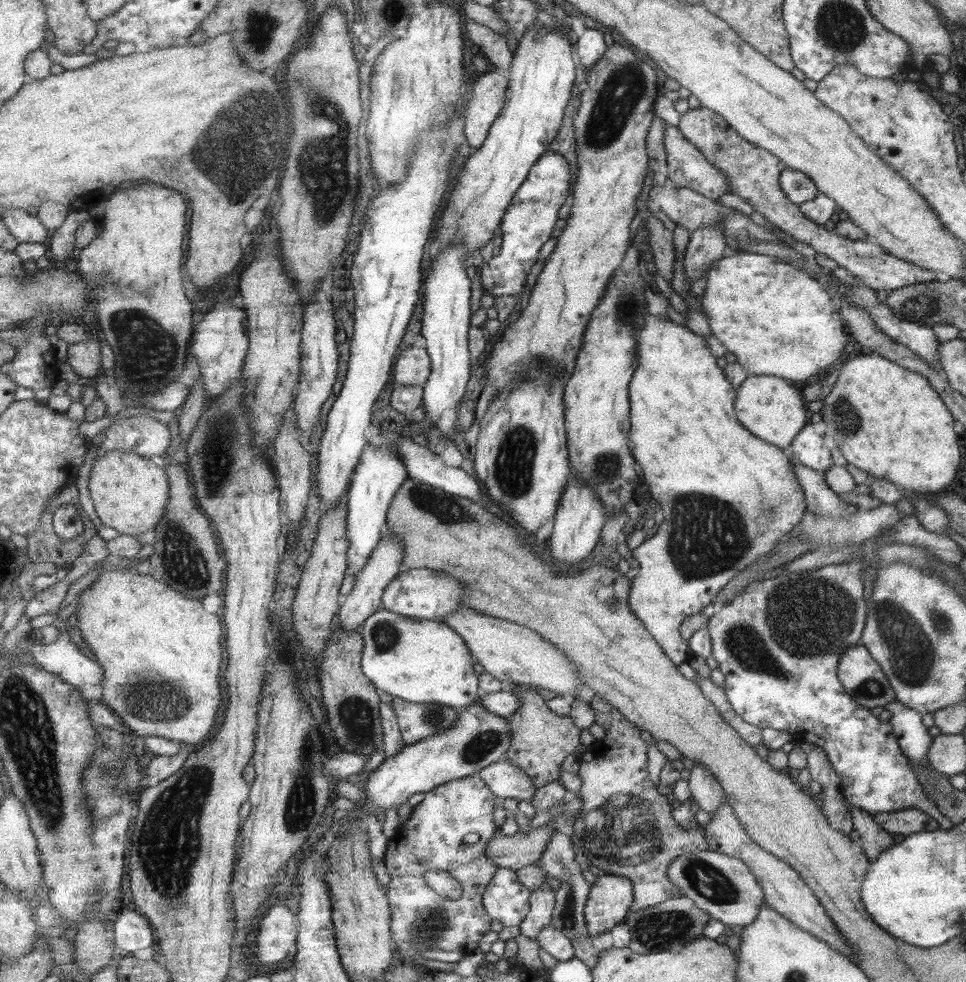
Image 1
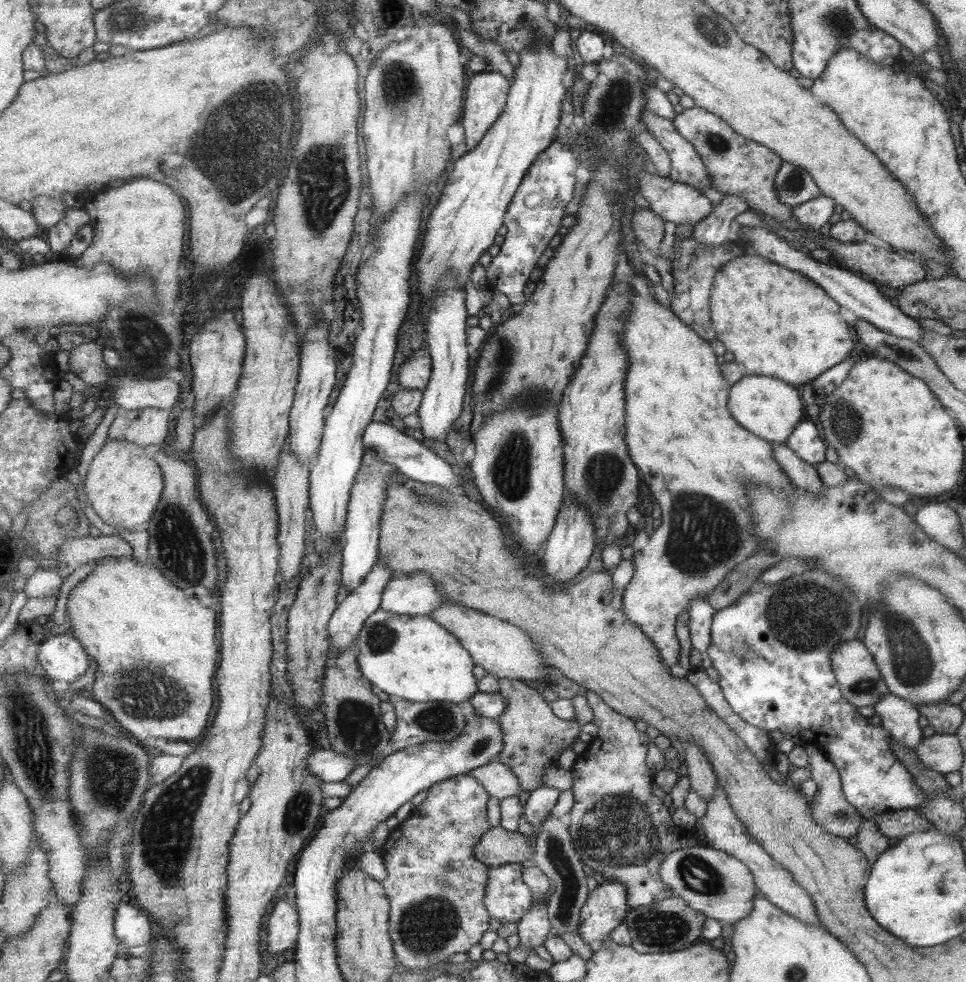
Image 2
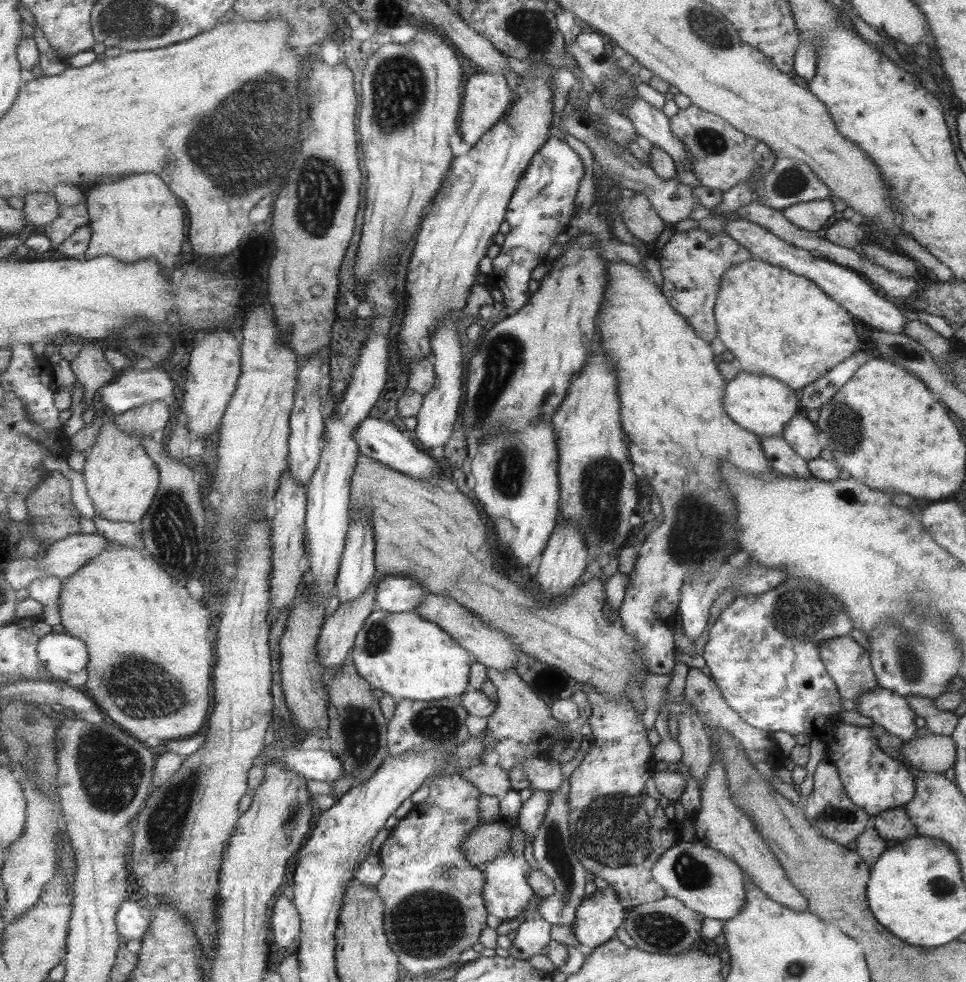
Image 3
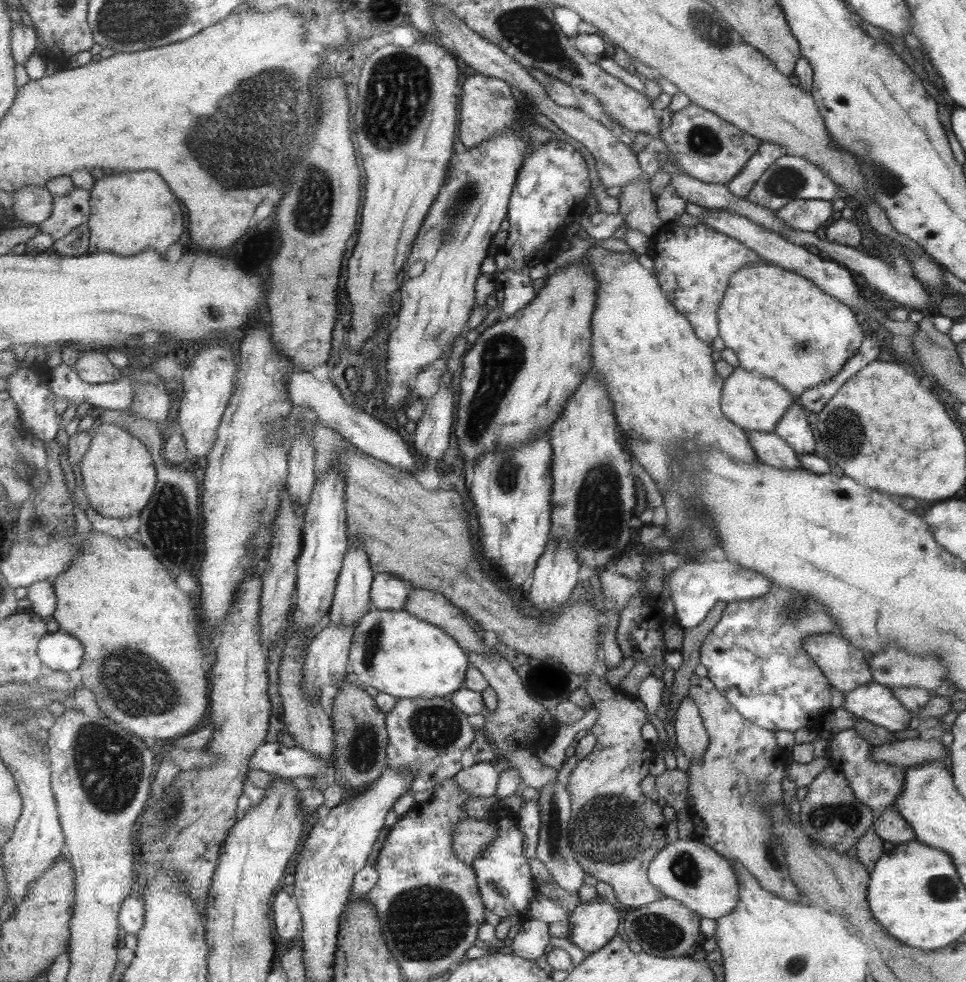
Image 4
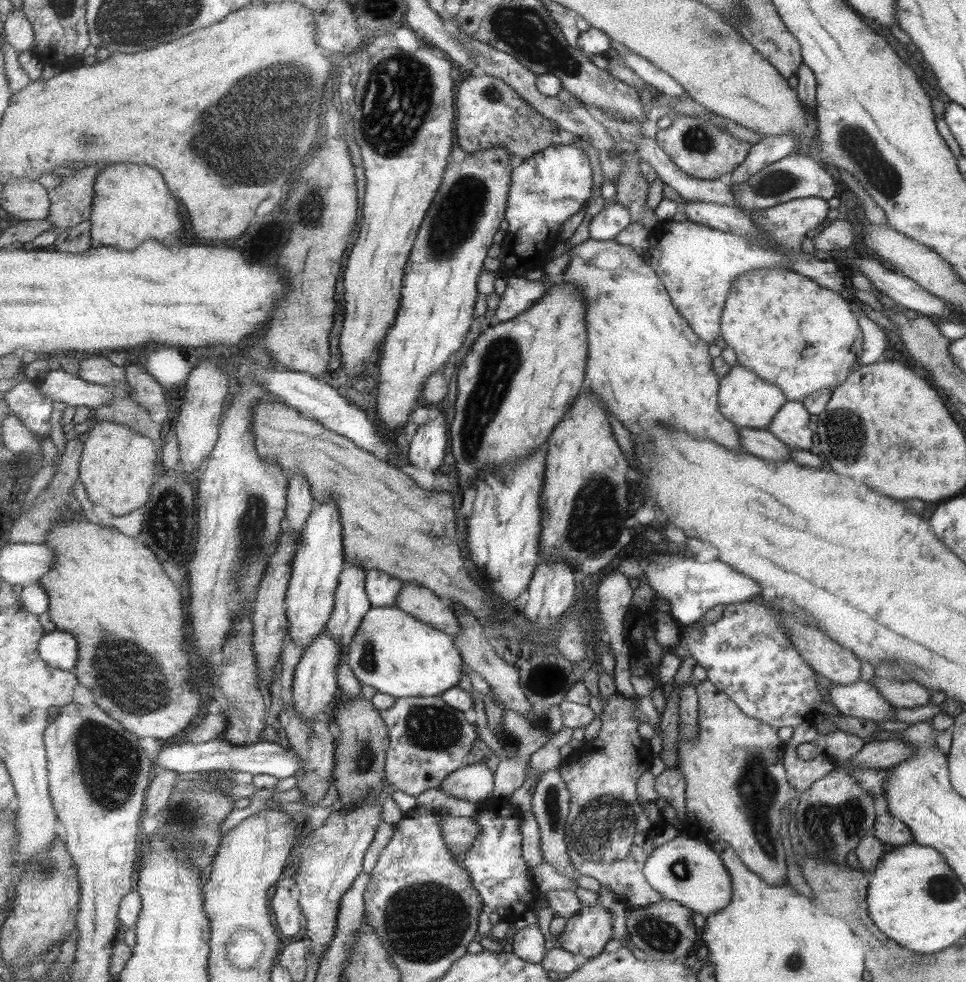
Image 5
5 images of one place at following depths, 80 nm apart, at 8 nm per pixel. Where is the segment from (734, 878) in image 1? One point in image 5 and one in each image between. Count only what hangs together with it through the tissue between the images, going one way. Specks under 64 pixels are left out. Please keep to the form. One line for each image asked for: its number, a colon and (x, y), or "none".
2: (711, 882)
3: (705, 881)
4: (689, 871)
5: (688, 870)

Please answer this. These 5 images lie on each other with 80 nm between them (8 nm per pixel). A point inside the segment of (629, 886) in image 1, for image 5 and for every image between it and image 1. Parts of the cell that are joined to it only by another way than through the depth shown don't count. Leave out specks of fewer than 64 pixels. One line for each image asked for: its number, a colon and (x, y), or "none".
2: (607, 907)
3: (598, 919)
4: (594, 924)
5: (588, 933)

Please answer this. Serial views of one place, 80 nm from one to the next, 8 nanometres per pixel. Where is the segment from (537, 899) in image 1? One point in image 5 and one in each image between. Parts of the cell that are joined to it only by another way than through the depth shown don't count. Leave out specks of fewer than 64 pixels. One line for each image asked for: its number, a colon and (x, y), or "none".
2: (533, 930)
3: (534, 933)
4: (533, 937)
5: (528, 943)

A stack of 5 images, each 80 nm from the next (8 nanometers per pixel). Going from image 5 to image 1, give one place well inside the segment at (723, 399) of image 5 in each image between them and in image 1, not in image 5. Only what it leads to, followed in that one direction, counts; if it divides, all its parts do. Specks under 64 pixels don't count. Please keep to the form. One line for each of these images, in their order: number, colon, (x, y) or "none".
1: (767, 406)
2: (768, 407)
3: (762, 405)
4: (754, 403)

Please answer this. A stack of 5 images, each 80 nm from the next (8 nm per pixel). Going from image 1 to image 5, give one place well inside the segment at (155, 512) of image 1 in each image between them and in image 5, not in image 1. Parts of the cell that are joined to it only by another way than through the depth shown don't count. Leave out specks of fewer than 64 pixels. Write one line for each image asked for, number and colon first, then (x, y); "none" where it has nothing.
2: (124, 482)
3: (123, 480)
4: (120, 476)
5: (119, 465)

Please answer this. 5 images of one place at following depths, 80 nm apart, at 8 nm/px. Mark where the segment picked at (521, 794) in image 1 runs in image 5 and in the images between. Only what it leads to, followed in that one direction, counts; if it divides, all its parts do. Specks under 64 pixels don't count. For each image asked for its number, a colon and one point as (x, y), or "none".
2: (501, 782)
3: (492, 780)
4: (481, 779)
5: (476, 783)

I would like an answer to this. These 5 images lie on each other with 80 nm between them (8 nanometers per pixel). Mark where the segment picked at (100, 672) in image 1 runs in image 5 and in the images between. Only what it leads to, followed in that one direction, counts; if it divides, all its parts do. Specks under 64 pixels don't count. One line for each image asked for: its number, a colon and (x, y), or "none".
2: (63, 657)
3: (62, 654)
4: (61, 651)
5: (60, 649)

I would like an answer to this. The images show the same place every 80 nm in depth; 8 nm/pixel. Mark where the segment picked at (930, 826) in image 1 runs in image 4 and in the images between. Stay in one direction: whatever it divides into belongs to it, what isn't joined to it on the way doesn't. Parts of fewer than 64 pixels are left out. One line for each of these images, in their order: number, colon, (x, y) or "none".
2: (896, 823)
3: (892, 824)
4: (890, 826)

